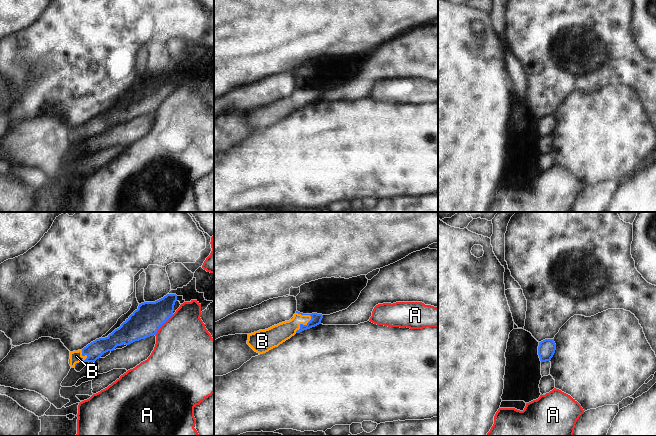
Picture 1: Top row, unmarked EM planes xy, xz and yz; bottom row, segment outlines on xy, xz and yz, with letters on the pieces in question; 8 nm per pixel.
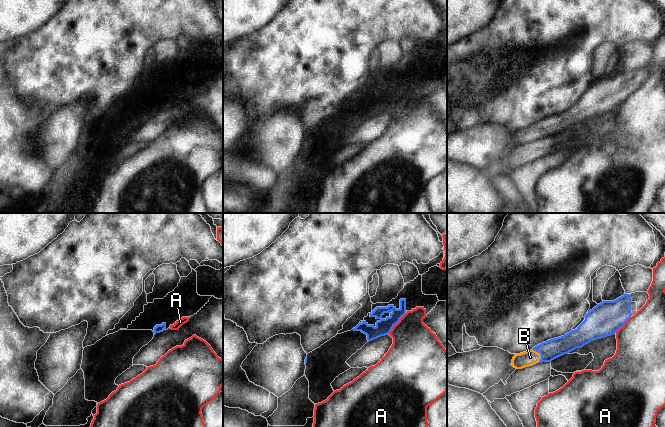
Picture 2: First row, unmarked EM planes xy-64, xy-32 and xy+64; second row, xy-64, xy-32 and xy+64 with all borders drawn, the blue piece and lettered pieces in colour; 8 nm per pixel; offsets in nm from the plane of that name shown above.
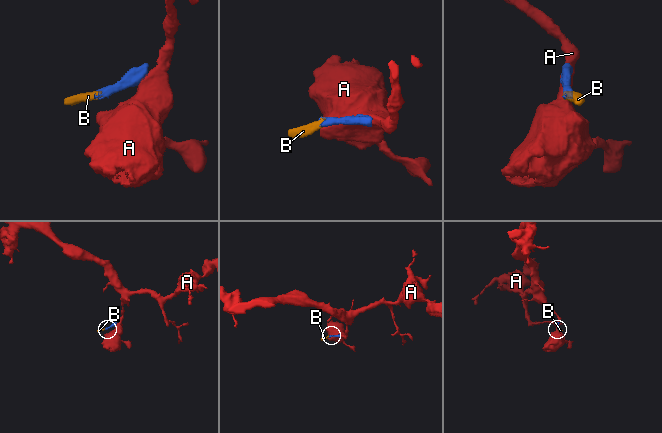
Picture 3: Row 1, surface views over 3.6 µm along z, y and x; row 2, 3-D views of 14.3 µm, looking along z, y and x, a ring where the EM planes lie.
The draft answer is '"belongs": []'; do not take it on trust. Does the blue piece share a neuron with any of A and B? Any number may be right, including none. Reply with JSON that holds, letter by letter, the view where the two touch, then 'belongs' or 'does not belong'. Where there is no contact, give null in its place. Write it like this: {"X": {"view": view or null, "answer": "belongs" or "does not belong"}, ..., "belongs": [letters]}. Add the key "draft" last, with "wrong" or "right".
{"A": {"view": "xy", "answer": "does not belong"}, "B": {"view": "xz", "answer": "belongs"}, "belongs": ["B"], "draft": "wrong"}

